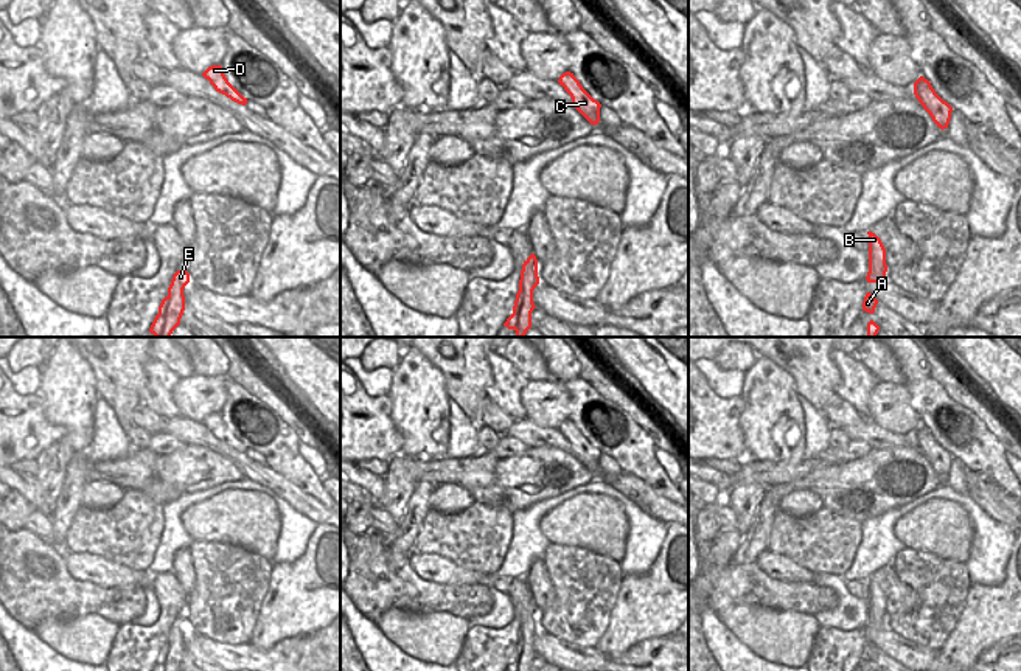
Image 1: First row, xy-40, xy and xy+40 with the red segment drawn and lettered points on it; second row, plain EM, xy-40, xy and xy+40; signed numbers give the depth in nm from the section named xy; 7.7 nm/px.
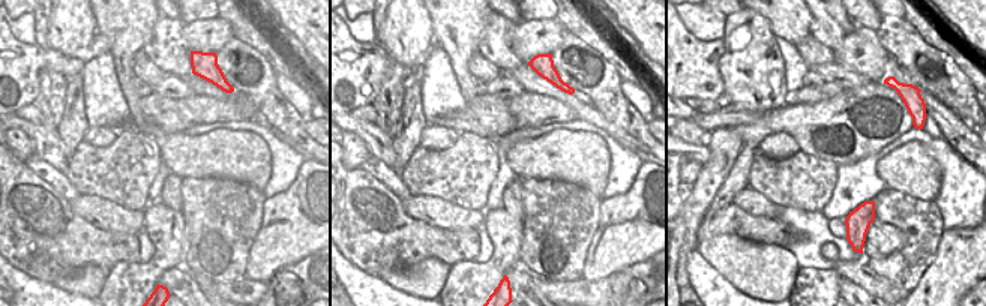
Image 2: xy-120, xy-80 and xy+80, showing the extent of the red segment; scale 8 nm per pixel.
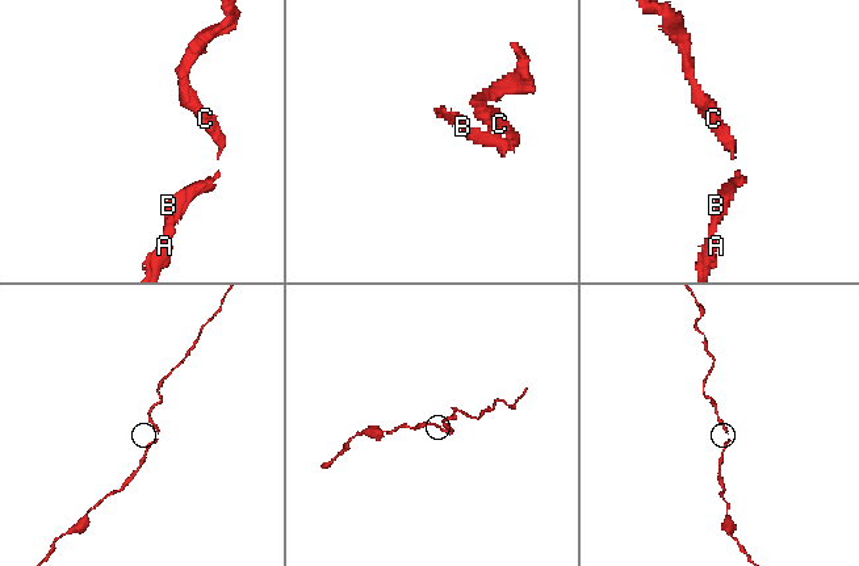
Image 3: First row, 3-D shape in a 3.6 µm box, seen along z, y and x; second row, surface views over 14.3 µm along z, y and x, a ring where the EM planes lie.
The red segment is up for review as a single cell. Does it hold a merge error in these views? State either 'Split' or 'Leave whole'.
Leave whole.

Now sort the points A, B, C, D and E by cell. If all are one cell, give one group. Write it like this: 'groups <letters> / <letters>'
groups A B C D E

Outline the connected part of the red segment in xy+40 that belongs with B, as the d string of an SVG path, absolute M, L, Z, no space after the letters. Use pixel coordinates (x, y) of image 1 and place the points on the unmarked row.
M872 581L869 582L869 620L867 620L867 631L880 631L883 628L887 628L887 612L886 612L886 596L881 590L881 587Z

